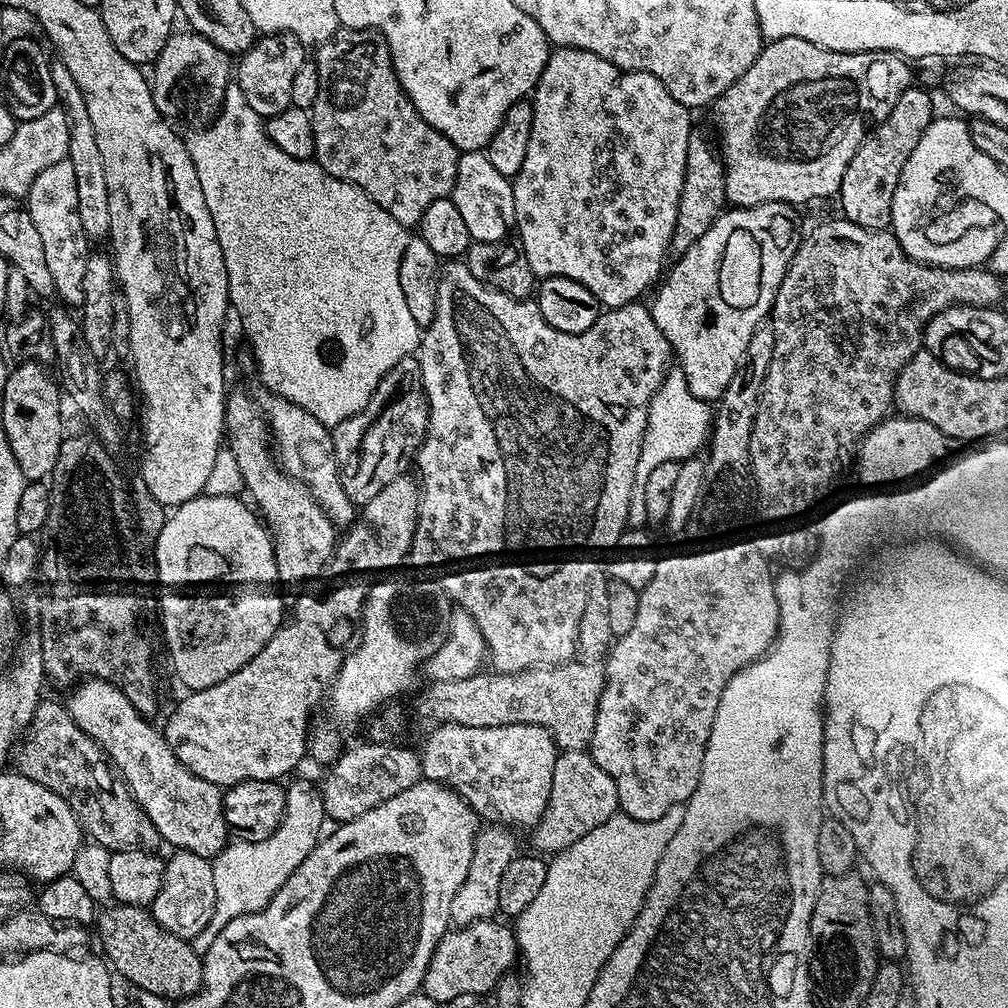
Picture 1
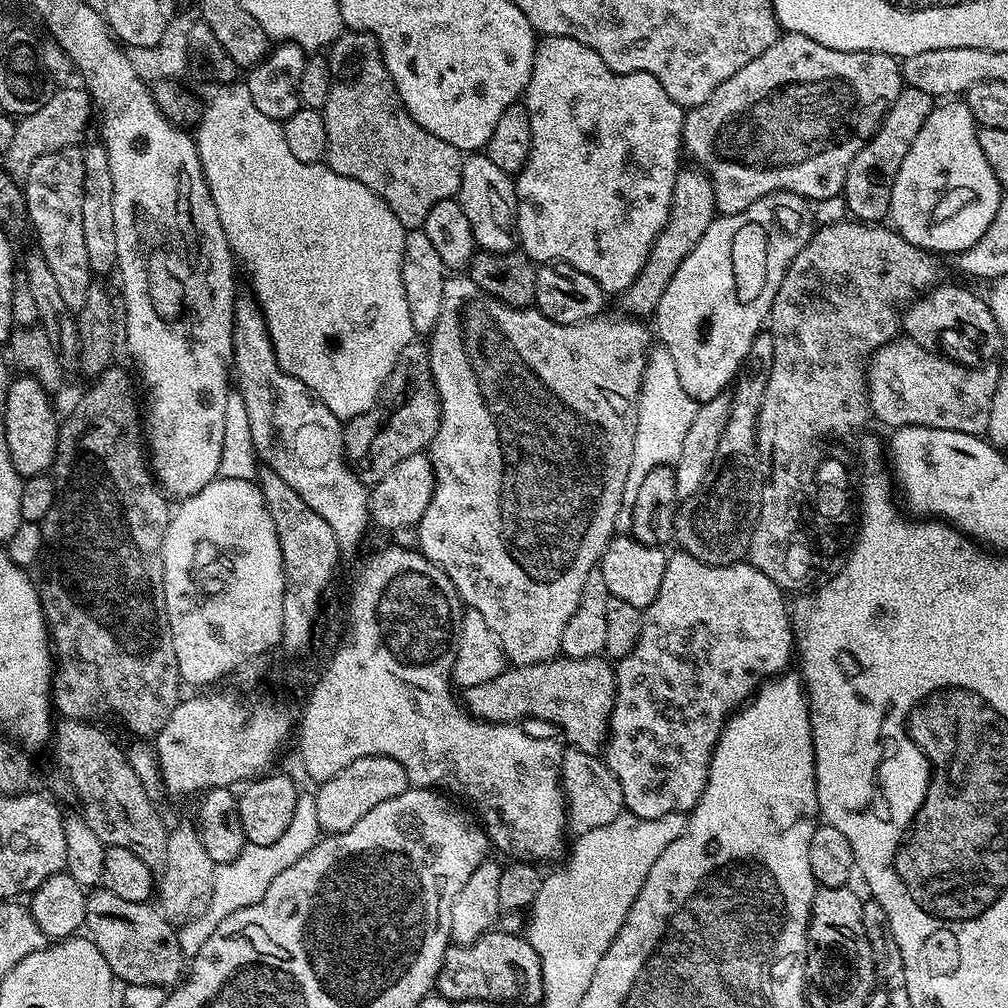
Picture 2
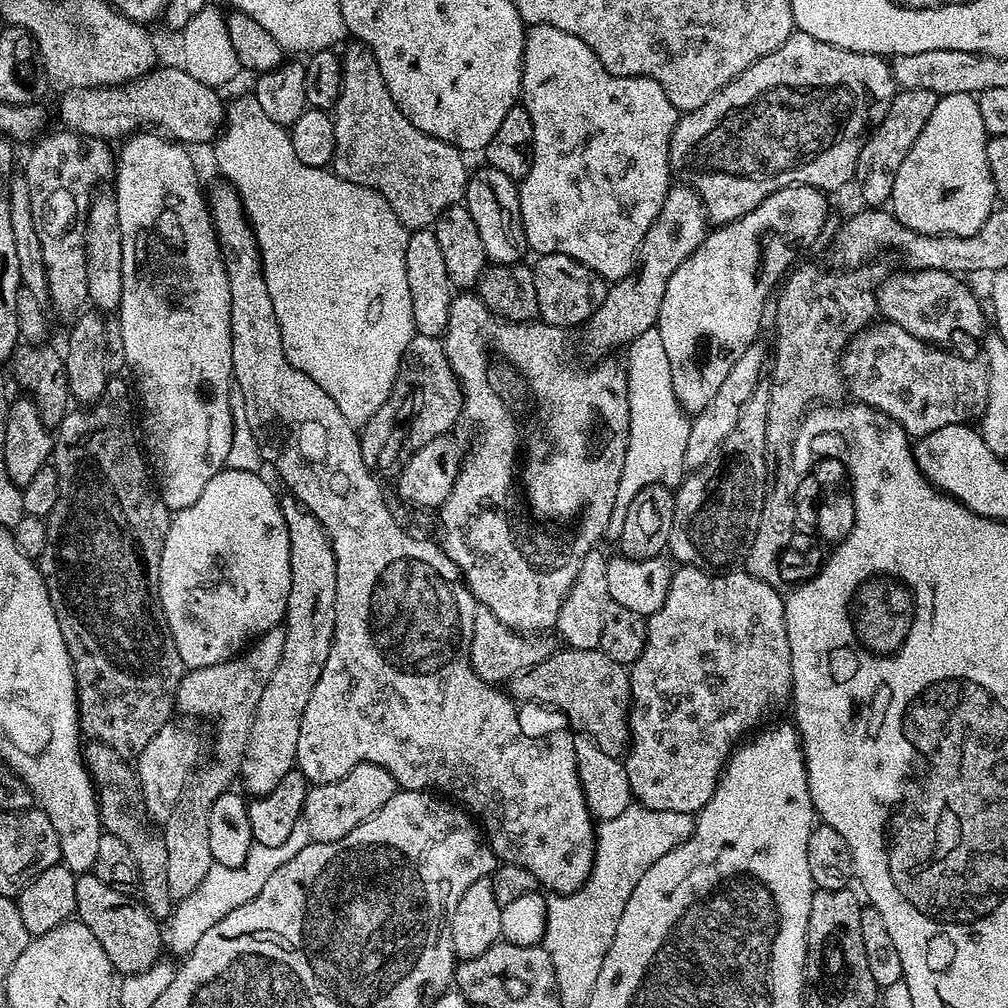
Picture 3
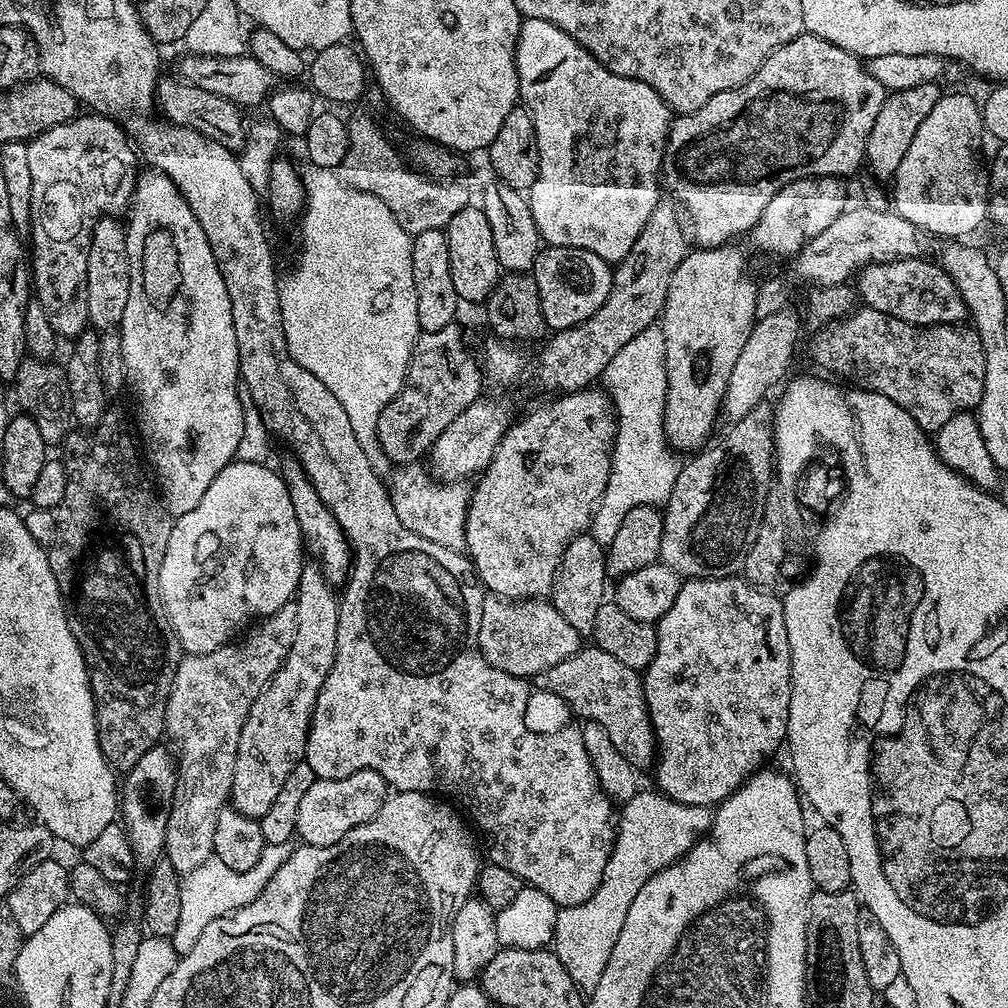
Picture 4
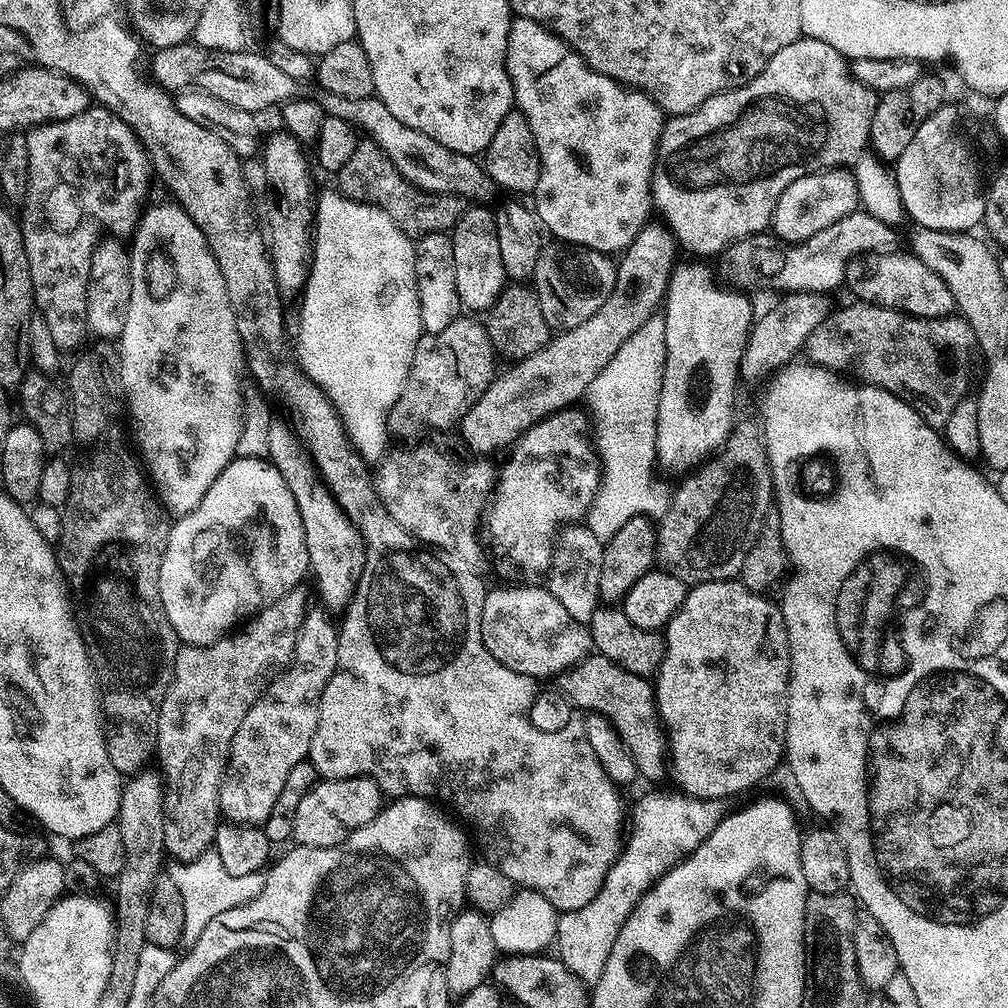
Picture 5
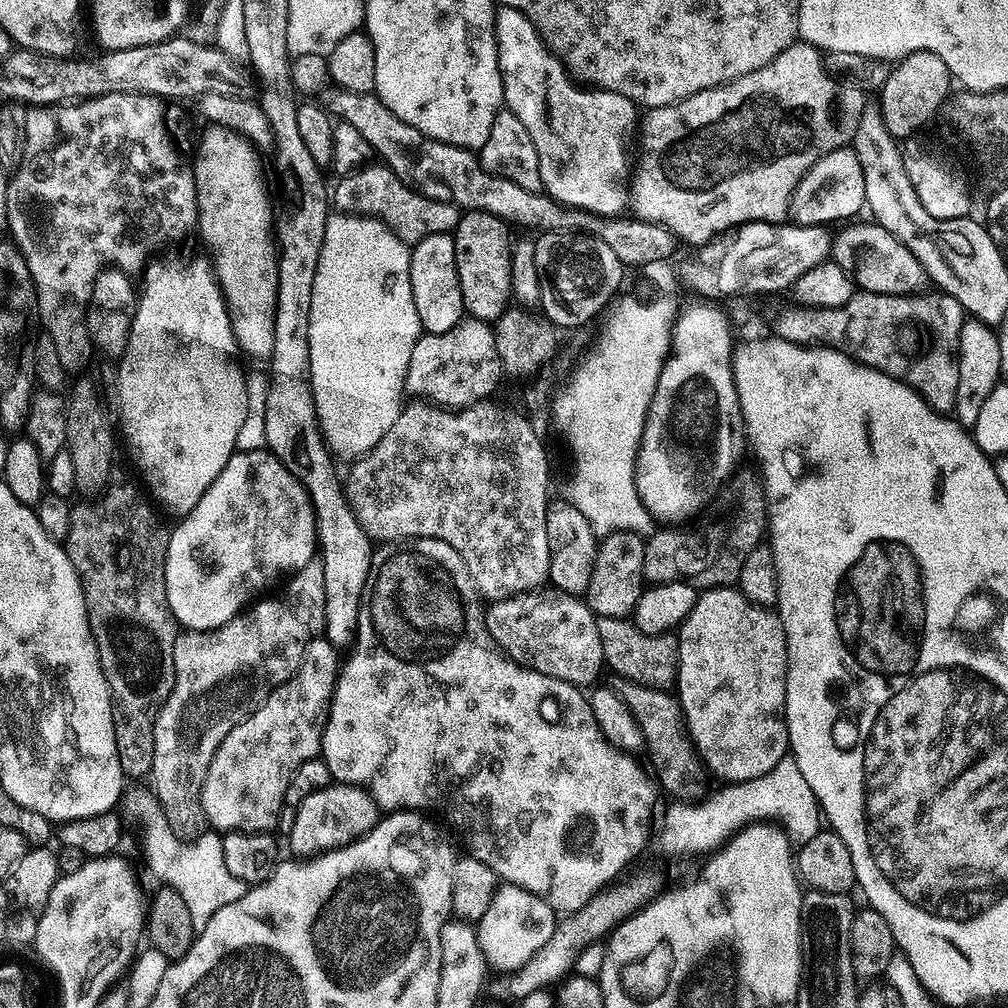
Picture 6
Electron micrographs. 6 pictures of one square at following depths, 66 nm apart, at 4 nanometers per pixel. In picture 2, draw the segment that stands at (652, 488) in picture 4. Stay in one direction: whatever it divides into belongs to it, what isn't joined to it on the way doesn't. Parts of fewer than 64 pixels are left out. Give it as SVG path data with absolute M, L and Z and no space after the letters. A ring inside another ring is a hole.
M662 346L653 347L649 351L646 370L640 383L640 397L636 405L638 430L634 434L634 458L630 462L628 491L624 493L624 508L628 510L634 506L638 482L642 482L642 478L646 478L650 470L663 464L675 465L678 454L682 454L682 441L690 431L698 407L698 401L690 398L686 390L682 390L674 358L670 358L670 354Z

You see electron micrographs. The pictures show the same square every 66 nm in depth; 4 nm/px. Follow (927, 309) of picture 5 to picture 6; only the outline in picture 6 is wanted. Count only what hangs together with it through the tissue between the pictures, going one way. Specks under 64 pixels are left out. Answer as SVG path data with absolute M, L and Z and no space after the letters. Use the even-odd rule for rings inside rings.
M867 223L864 226L852 224L843 227L846 229L830 246L834 263L851 276L853 285L861 292L910 297L923 293L924 284L927 285L929 279L918 258L914 258L914 254L910 254L910 250L906 250L906 246L902 246L902 242L898 242L898 238L894 238L894 234L887 232L881 224Z

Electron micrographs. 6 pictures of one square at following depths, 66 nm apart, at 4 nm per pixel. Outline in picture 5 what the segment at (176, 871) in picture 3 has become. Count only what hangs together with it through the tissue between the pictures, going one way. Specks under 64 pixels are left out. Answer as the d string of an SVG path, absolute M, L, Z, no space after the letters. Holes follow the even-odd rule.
M301 586L290 590L280 600L273 600L261 608L239 630L221 636L204 648L196 644L181 647L176 656L172 671L174 679L158 714L154 756L157 761L160 759L158 768L164 781L164 850L180 860L178 862L196 860L216 843L216 830L222 823L220 783L224 781L224 769L228 767L232 739L238 726L242 726L242 718L250 714L250 706L262 698L270 682L292 662L300 628L310 611L306 589Z

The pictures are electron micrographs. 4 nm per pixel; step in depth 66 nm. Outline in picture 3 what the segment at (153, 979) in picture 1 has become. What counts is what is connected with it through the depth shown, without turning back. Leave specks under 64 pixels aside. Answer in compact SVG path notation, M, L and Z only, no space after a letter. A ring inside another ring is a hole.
M95 871L77 875L74 898L79 923L85 924L90 934L98 938L98 946L106 950L106 958L110 958L113 969L121 977L148 970L161 959L162 928L144 909L143 903L136 902L132 908L131 902L128 901L131 899L125 893L114 890L114 886L106 886L106 882L102 882L102 878L98 878Z

